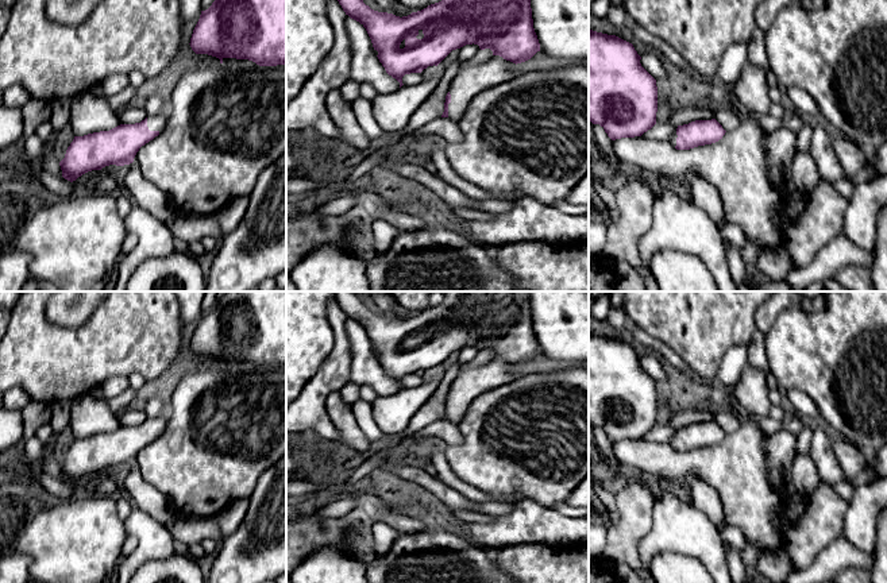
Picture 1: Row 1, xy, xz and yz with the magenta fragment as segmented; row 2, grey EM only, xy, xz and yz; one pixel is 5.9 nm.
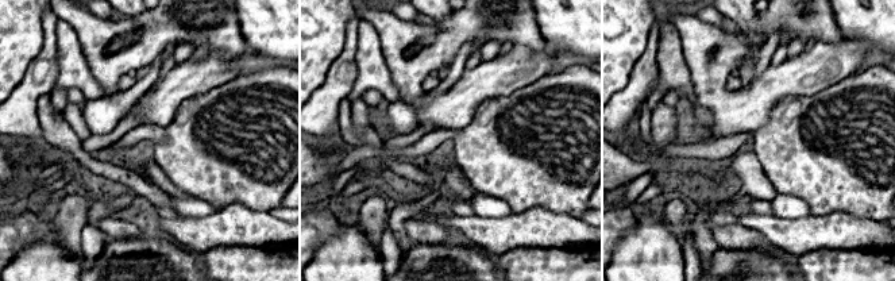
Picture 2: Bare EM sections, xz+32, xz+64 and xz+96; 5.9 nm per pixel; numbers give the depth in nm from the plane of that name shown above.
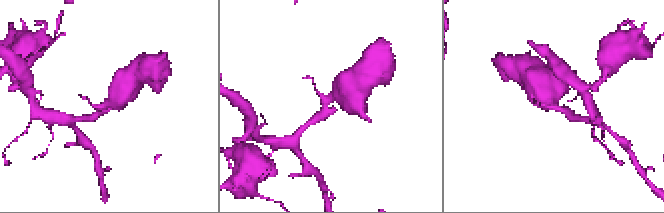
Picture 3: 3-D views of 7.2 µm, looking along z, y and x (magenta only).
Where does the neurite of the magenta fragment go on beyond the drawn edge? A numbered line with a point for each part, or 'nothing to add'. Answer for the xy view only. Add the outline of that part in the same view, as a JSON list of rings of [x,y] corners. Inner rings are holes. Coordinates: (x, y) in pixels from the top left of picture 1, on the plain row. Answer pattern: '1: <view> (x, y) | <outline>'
1: xy (154, 424) | [[[167,416],[163,417],[149,417],[147,429],[150,433],[163,433],[166,431]]]

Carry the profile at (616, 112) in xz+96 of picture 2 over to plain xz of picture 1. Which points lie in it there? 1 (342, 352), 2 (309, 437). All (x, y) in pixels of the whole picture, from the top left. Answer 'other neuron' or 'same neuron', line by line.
1: same neuron
2: other neuron

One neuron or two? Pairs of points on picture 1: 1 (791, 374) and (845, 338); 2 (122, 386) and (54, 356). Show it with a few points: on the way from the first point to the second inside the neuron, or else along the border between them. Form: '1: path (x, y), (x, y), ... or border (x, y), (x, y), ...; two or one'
1: path (805, 361), (812, 354), (829, 354), (832, 351); one
2: border (127, 375), (110, 377), (100, 385); two

